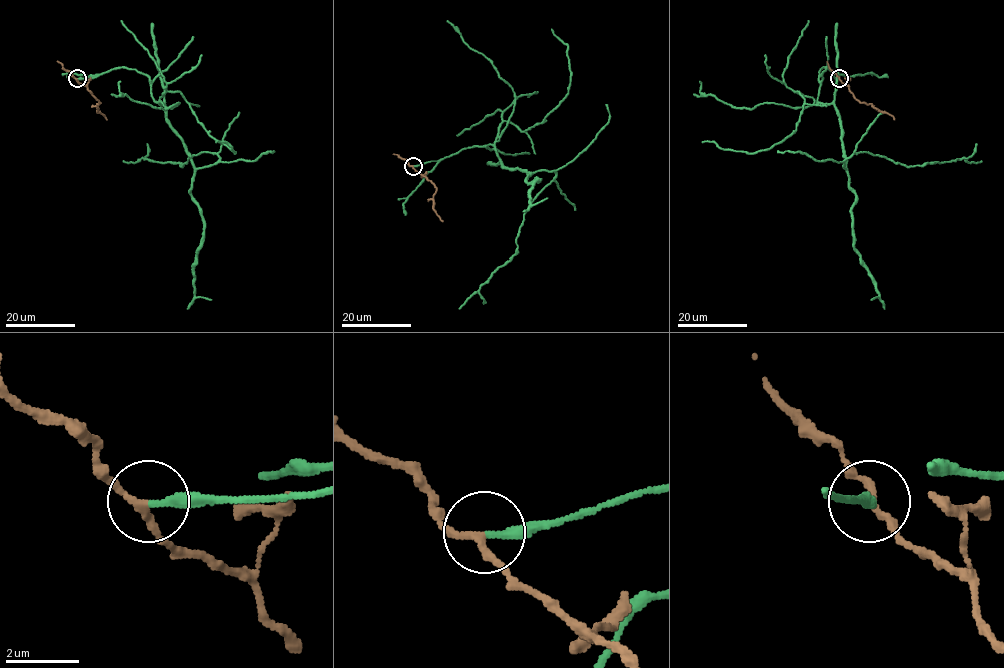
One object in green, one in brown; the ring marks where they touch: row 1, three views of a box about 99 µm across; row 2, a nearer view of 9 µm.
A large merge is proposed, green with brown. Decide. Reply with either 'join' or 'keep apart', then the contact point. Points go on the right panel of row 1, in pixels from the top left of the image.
keep apart; at (839, 78)

